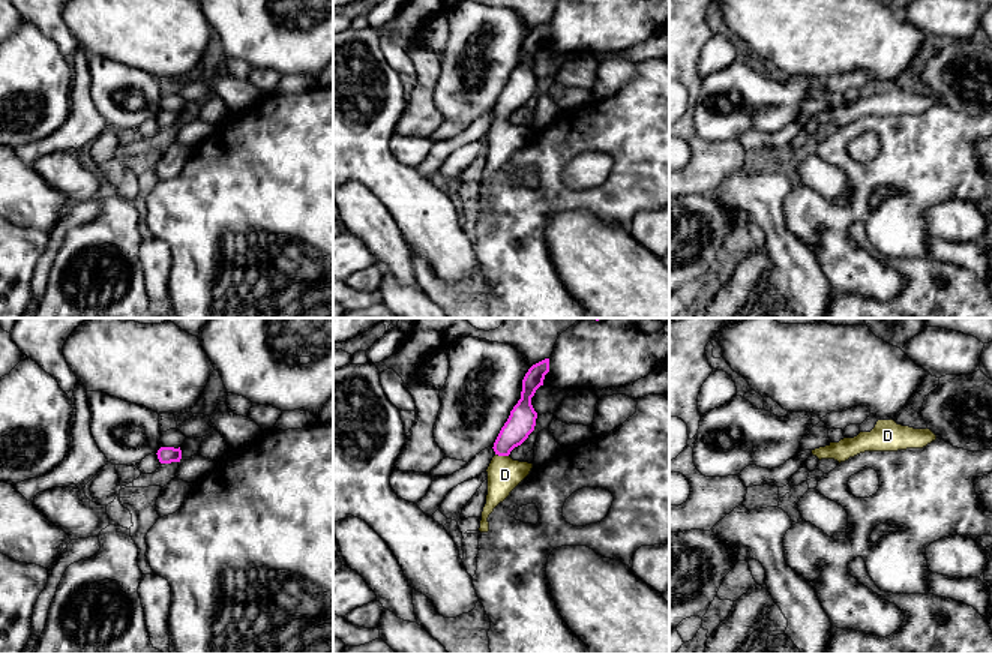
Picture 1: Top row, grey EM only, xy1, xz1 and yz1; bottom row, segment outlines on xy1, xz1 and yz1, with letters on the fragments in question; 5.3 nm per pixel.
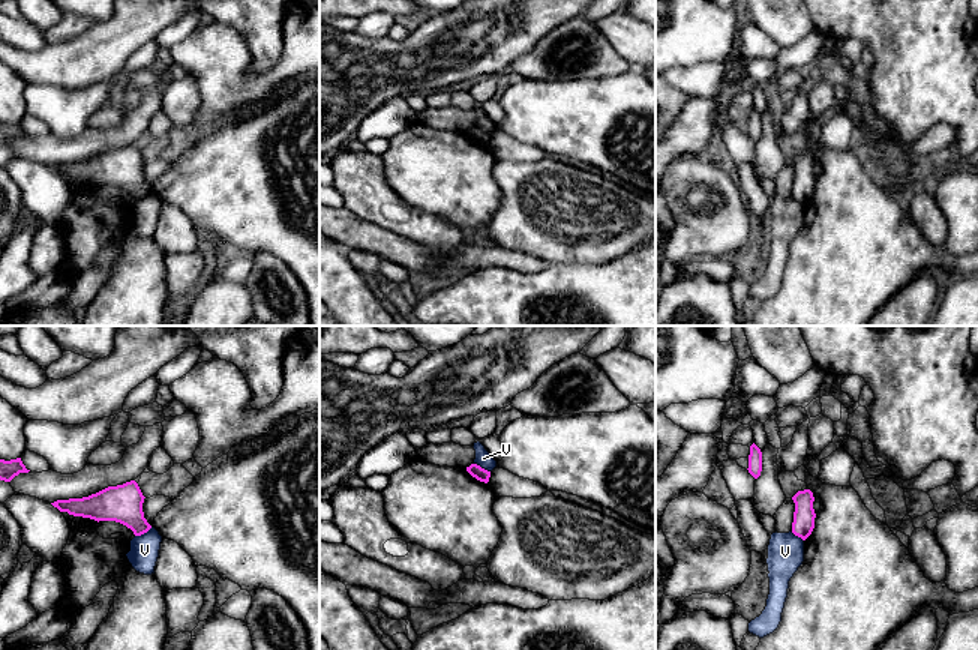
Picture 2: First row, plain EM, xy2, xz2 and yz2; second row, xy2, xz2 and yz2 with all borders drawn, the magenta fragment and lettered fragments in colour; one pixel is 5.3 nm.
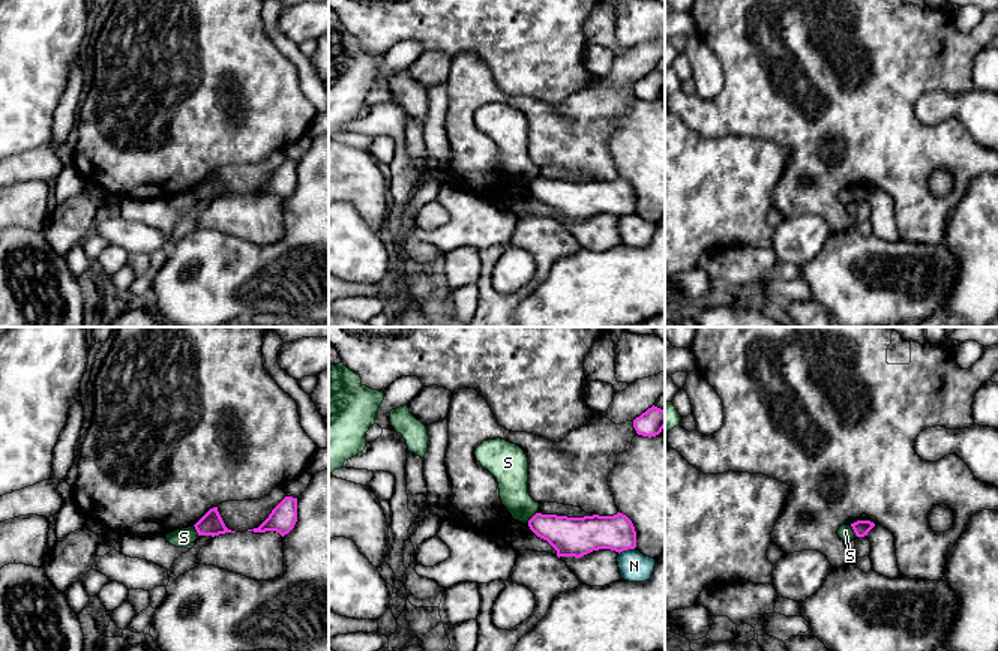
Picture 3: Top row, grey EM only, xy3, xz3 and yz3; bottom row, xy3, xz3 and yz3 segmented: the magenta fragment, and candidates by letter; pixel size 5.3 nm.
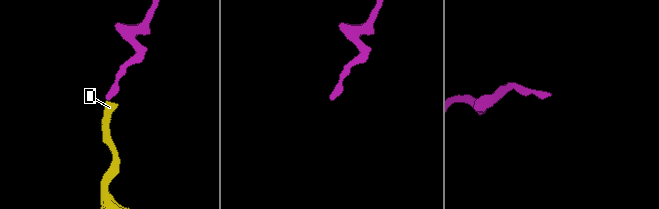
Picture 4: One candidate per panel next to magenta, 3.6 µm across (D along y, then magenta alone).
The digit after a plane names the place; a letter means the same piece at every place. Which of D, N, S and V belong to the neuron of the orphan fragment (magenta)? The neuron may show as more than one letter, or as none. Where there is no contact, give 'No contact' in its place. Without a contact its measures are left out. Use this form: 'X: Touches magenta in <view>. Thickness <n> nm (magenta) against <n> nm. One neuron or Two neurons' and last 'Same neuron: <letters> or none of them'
D: Touches magenta in xz1. Thickness 150 nm (magenta) against 180 nm. One neuron
N: Touches magenta in xz3. Thickness 190 nm (magenta) against 160 nm. Two neurons
S: Touches magenta in xz3. Thickness 200 nm (magenta) against 180 nm. Two neurons
V: Touches magenta in xz2. Thickness 70 nm (magenta) against 90 nm. Two neurons
Same neuron: D

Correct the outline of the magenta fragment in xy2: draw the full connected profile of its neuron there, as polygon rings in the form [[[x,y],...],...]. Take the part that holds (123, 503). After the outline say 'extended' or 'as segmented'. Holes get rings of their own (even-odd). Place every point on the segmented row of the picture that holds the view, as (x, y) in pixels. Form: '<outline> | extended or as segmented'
[[[135,480],[108,486],[82,498],[57,500],[51,503],[60,512],[94,521],[116,521],[134,531],[135,536],[147,533],[152,525],[144,518],[144,495]]] | as segmented

